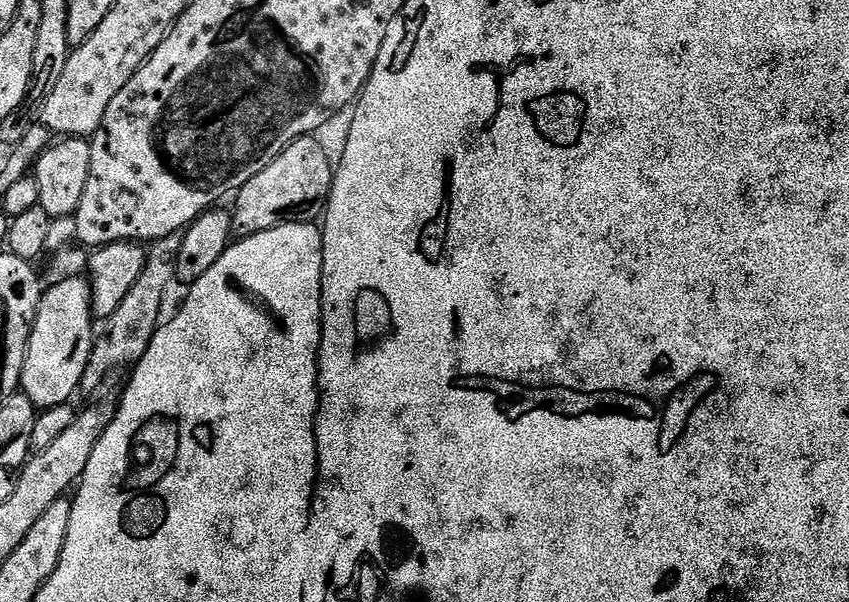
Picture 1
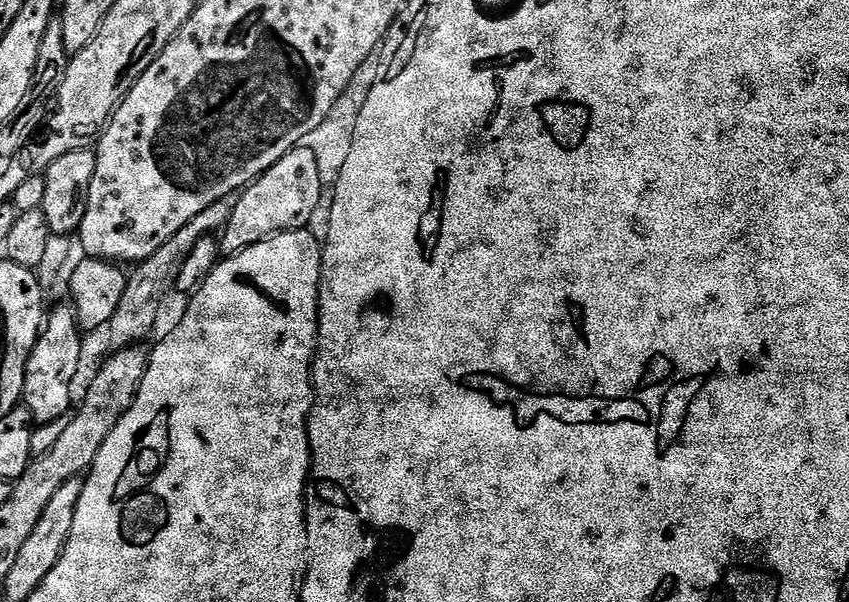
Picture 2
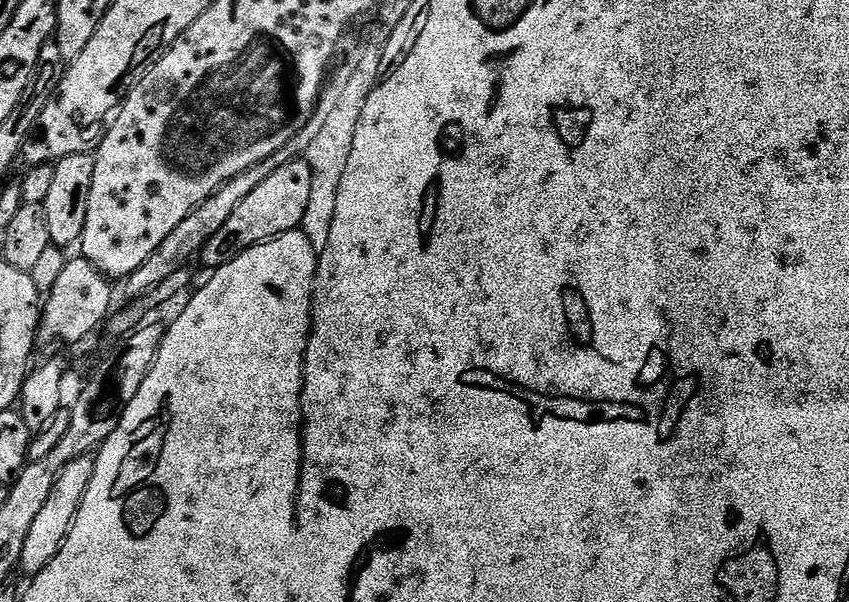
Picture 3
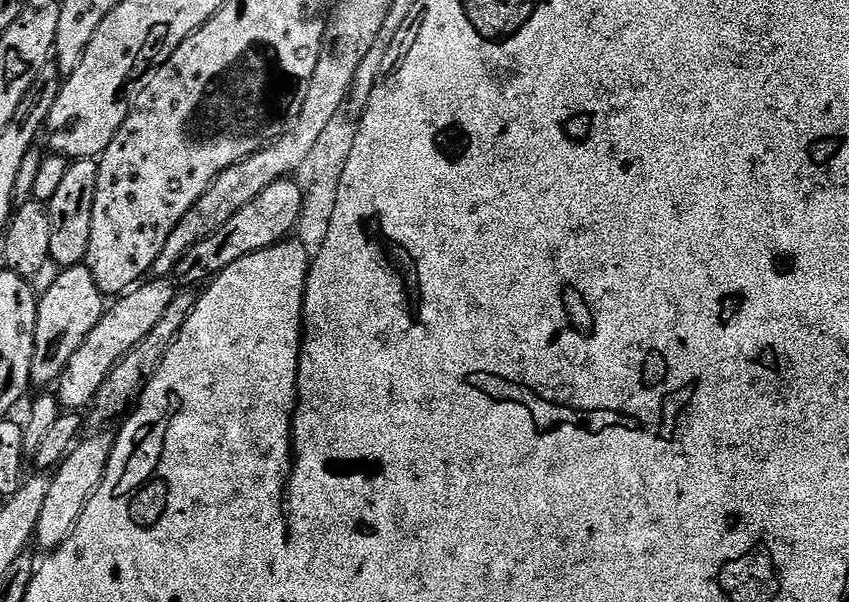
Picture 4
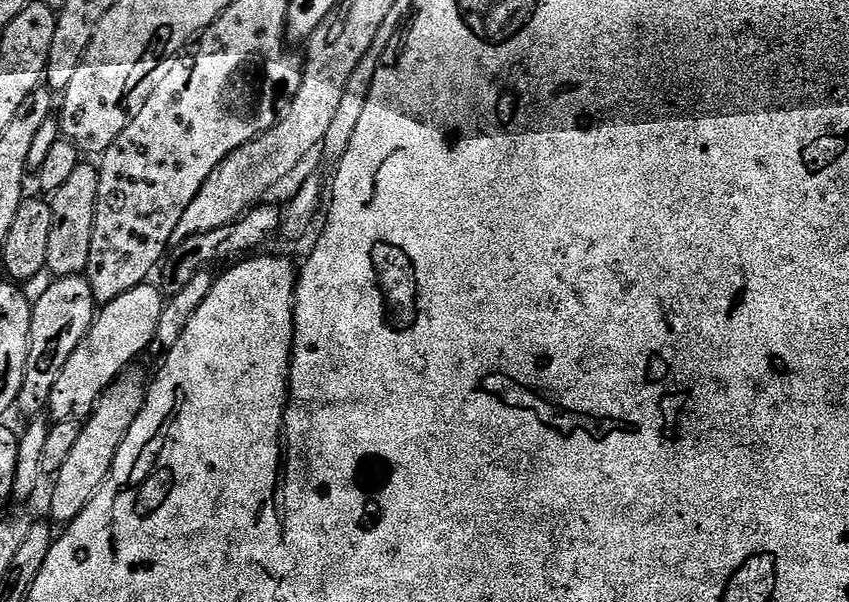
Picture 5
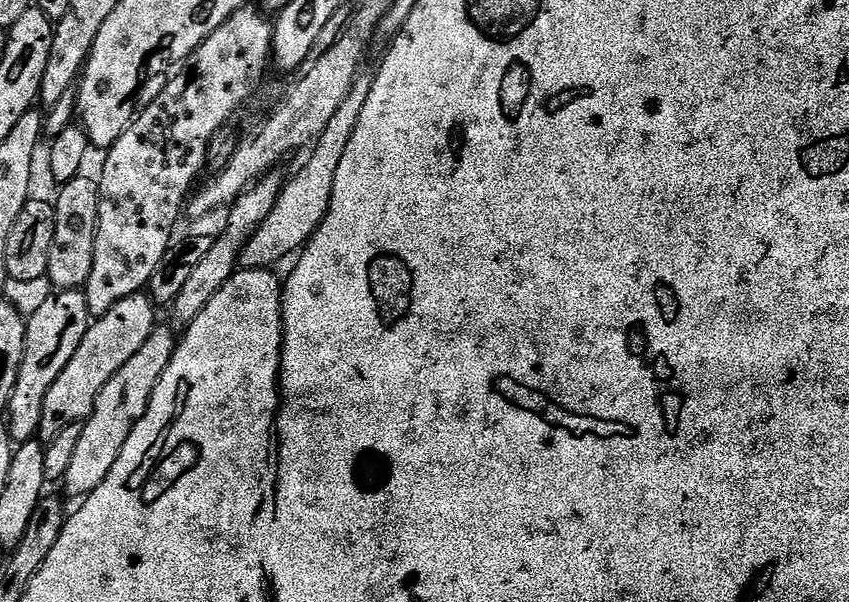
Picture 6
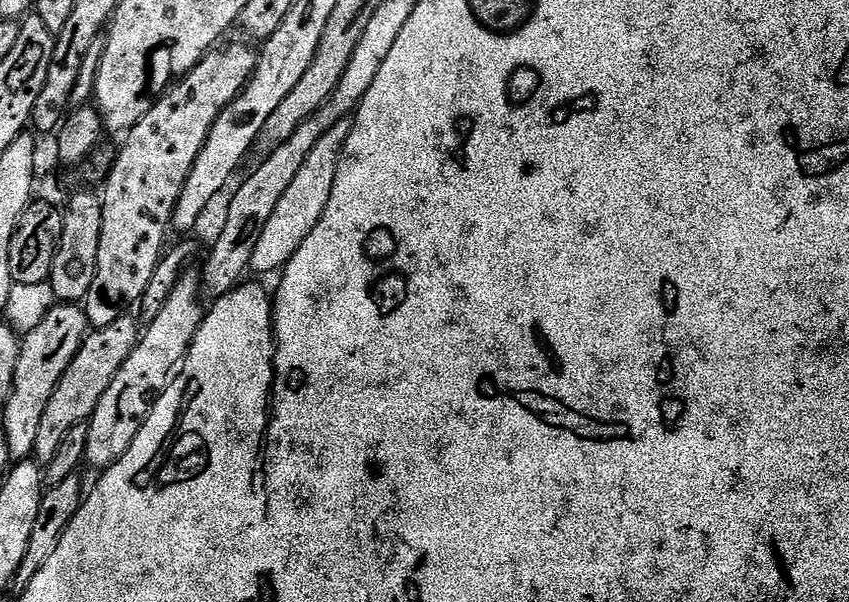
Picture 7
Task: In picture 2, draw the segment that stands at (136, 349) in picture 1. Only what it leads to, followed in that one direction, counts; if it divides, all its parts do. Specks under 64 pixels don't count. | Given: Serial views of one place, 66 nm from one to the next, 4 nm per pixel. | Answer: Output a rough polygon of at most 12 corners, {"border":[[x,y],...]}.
{"border":[[228,200],[194,214],[131,269],[112,321],[113,349],[148,340],[156,303],[190,250],[226,226]]}

